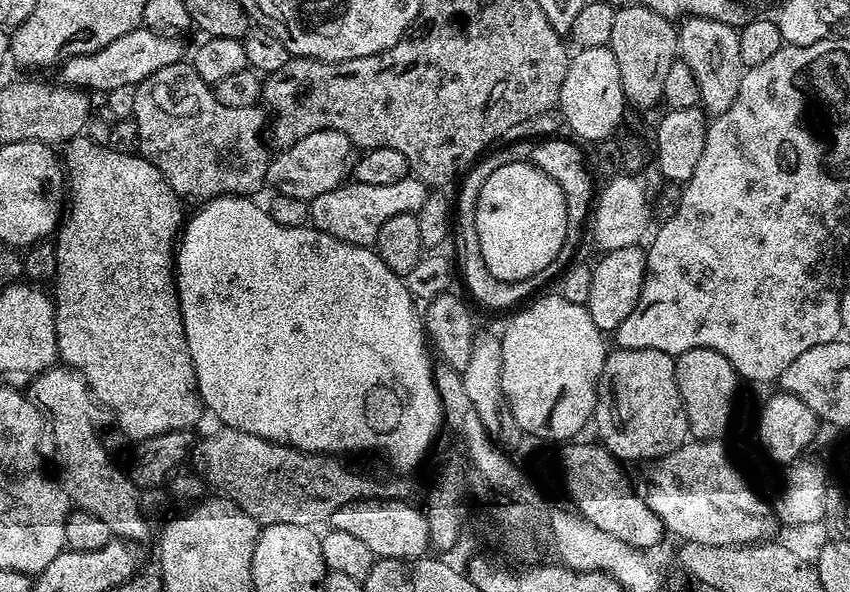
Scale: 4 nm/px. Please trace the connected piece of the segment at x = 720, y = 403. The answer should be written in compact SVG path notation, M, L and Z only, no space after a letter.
M691 348L676 357L676 381L682 394L684 409L692 427L692 436L700 442L716 442L716 434L721 432L720 424L734 422L736 415L736 395L740 392L741 377L737 376L734 366L709 348Z

